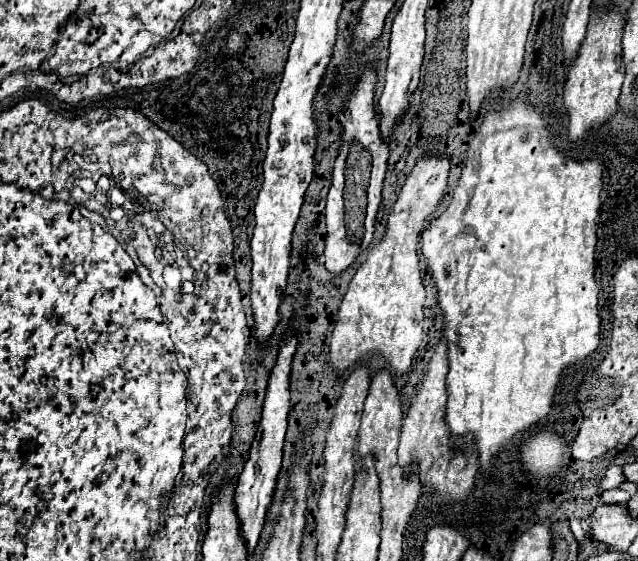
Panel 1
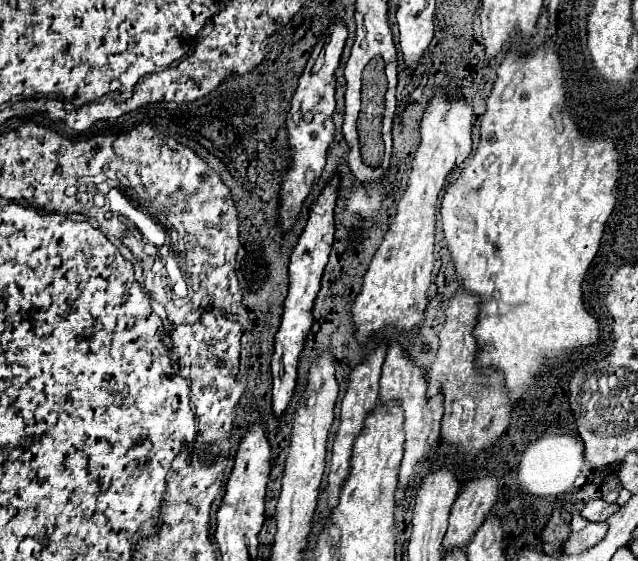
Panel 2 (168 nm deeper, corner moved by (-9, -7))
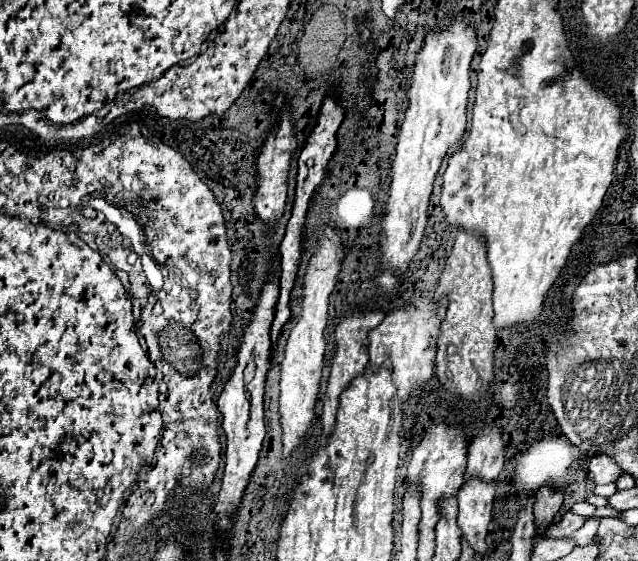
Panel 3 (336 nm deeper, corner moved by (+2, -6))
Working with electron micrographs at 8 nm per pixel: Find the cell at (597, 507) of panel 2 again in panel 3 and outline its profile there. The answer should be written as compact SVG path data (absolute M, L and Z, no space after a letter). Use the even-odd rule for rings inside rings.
M569 509L559 523L551 525L551 527L545 531L545 535L547 535L547 537L555 537L555 539L557 539L557 537L569 537L569 535L573 535L579 527L583 527L585 521L587 521L587 517L581 517L581 515L577 515L577 513L573 513L573 511Z

